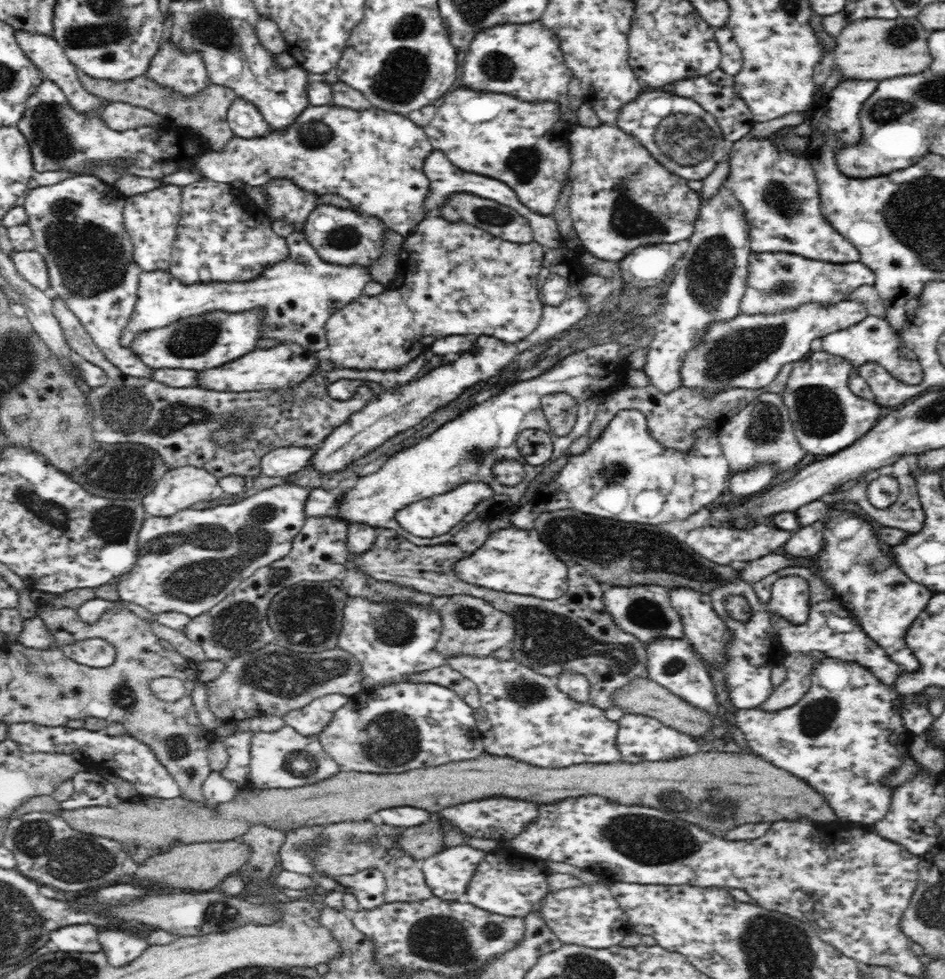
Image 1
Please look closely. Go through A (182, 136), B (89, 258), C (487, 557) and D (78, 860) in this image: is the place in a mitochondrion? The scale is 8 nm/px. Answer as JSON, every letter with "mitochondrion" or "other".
{"A":"other","B":"mitochondrion","C":"other","D":"mitochondrion"}

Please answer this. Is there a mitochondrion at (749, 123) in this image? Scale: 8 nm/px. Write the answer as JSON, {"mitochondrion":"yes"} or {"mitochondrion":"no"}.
{"mitochondrion":"no"}

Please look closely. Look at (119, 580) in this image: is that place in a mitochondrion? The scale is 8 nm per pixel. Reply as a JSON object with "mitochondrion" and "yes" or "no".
{"mitochondrion":"no"}

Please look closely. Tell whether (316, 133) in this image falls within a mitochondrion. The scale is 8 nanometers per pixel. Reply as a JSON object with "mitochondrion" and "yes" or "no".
{"mitochondrion":"yes"}

